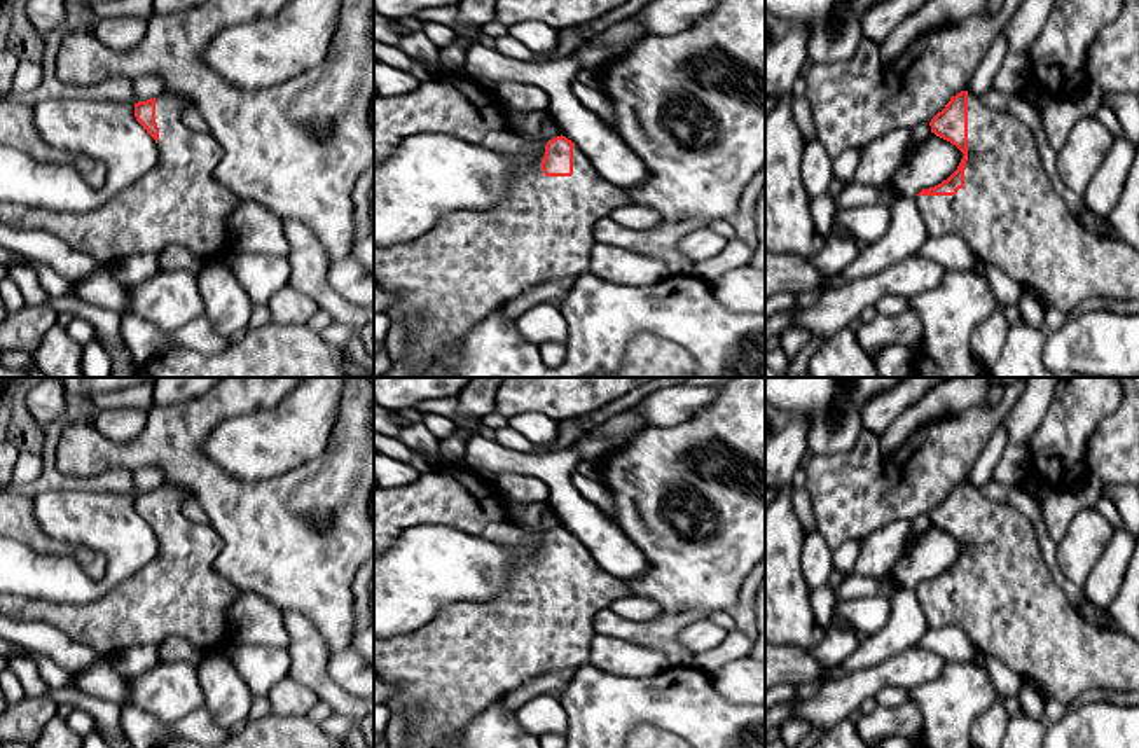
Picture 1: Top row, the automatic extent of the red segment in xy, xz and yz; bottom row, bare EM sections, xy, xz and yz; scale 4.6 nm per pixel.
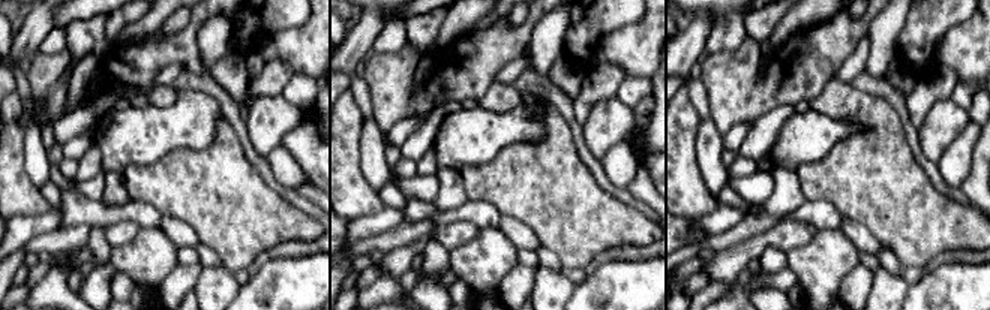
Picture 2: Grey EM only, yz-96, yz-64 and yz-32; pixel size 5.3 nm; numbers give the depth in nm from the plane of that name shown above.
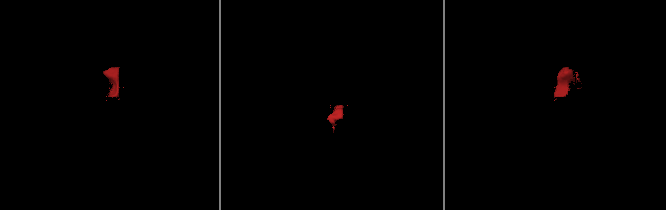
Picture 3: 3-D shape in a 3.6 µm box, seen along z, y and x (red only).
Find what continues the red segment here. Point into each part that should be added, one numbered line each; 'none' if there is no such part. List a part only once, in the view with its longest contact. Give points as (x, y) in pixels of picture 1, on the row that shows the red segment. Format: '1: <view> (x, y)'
1: yz (1008, 214)

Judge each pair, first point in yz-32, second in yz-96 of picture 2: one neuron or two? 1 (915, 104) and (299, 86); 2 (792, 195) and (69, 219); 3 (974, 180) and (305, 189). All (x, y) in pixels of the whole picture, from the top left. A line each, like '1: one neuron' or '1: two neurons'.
1: two neurons
2: two neurons
3: one neuron

